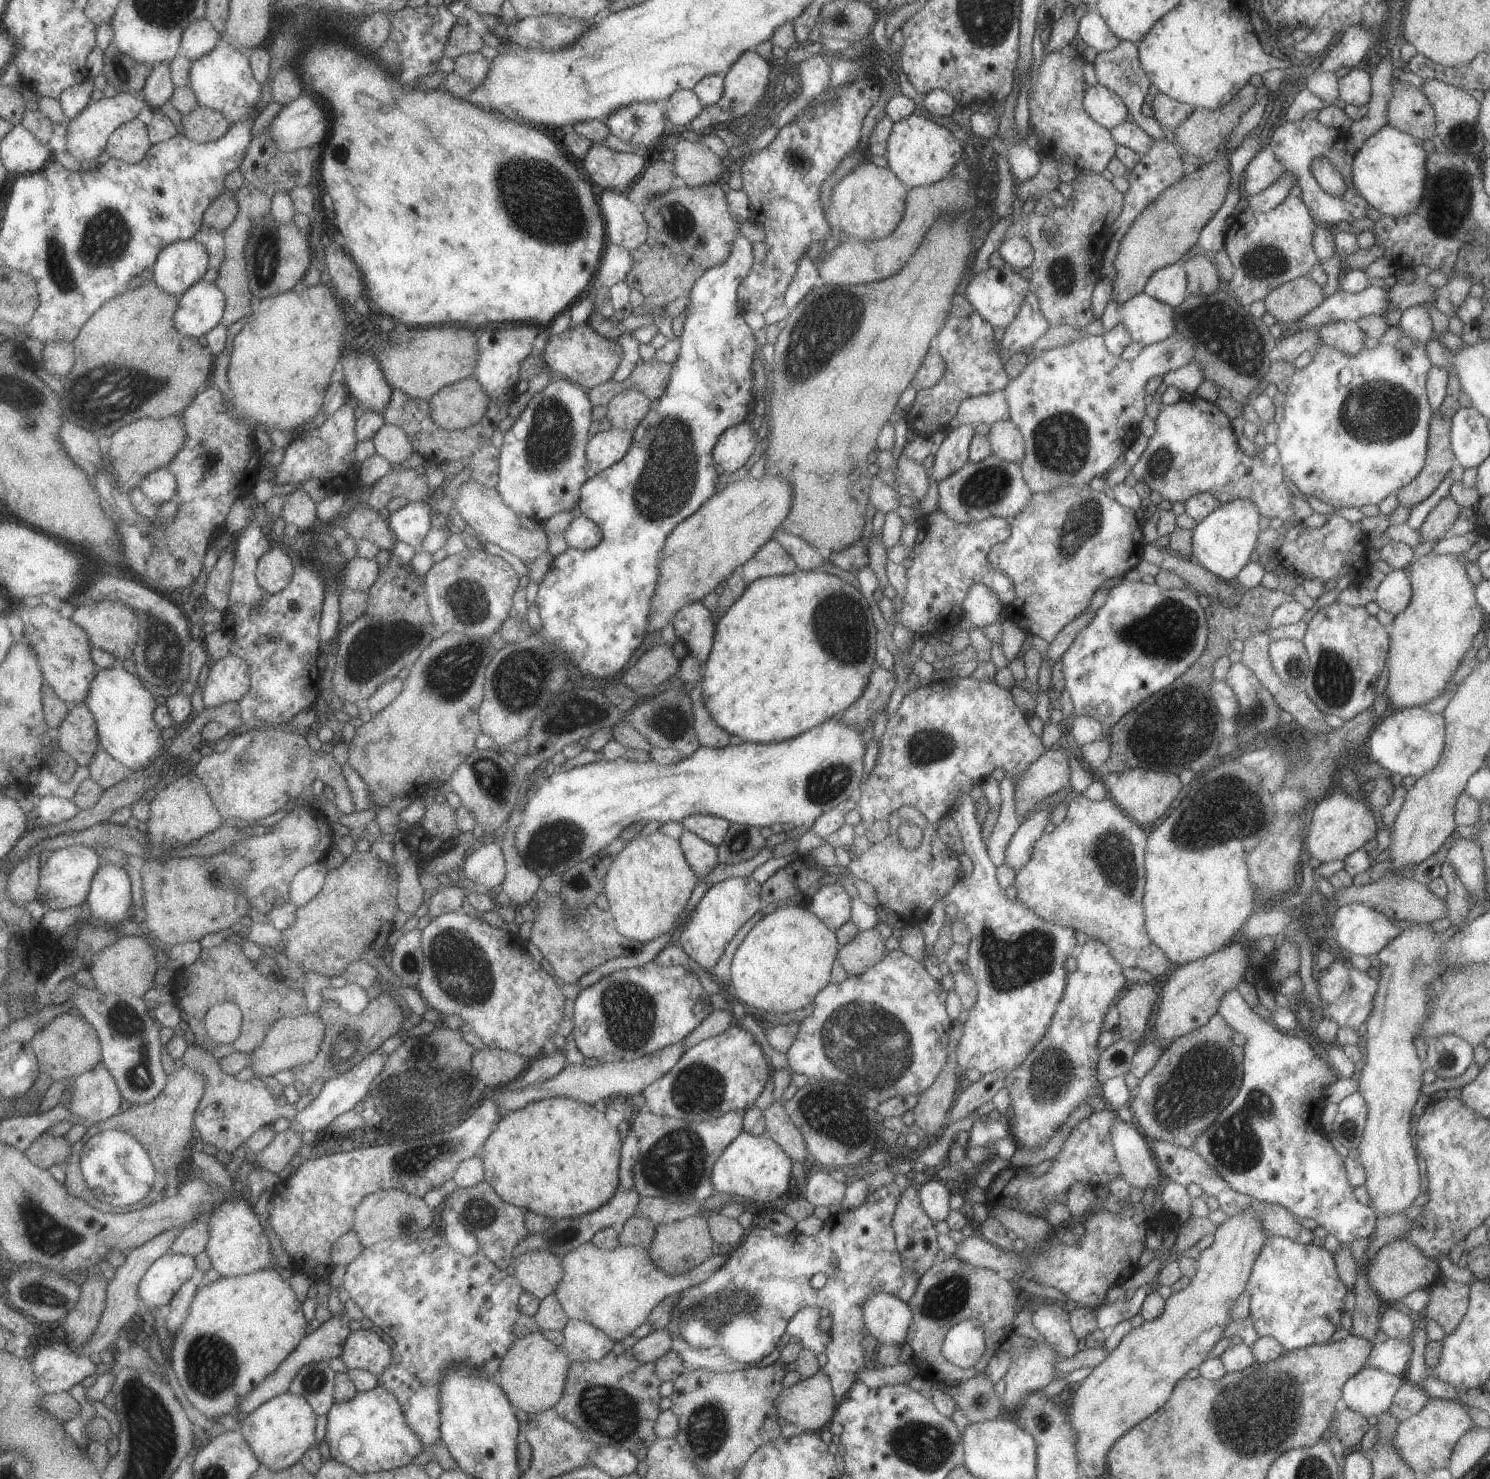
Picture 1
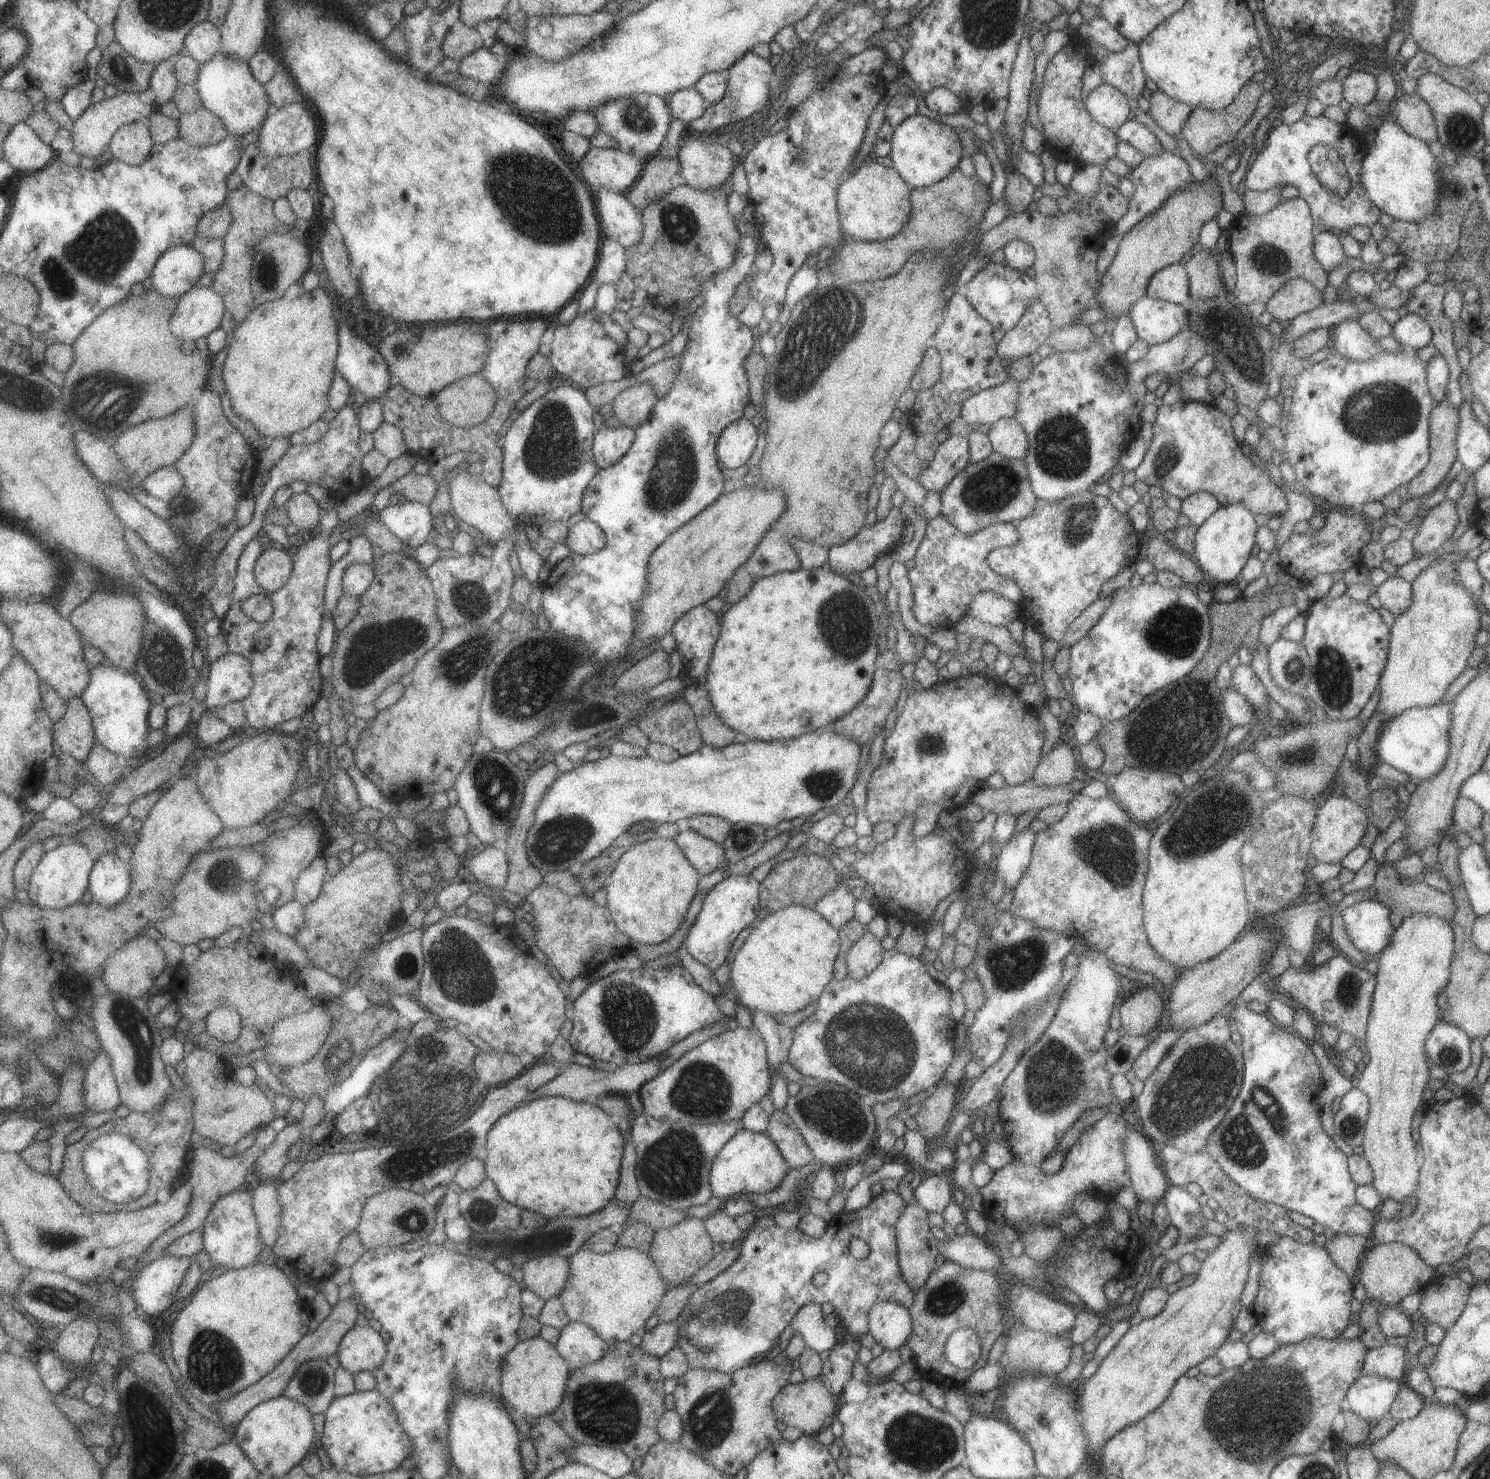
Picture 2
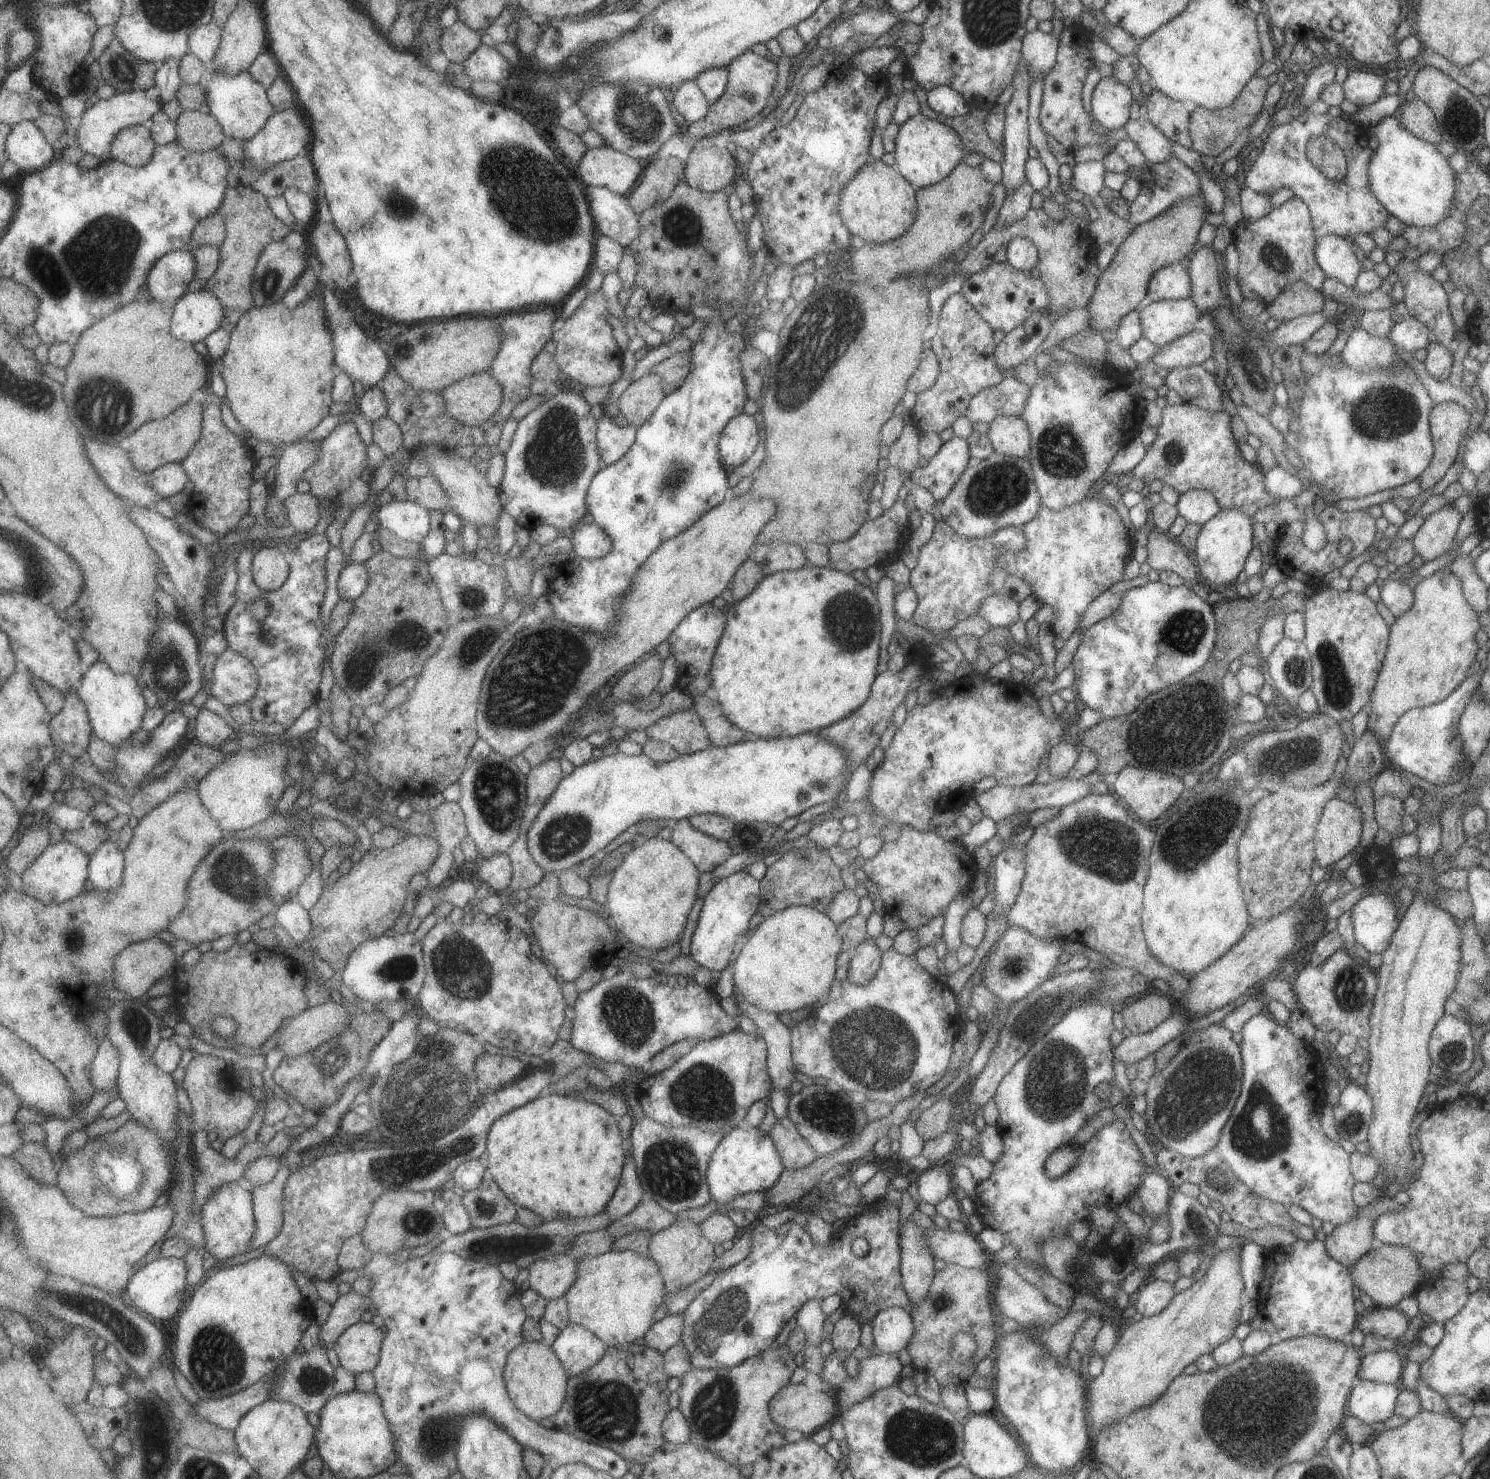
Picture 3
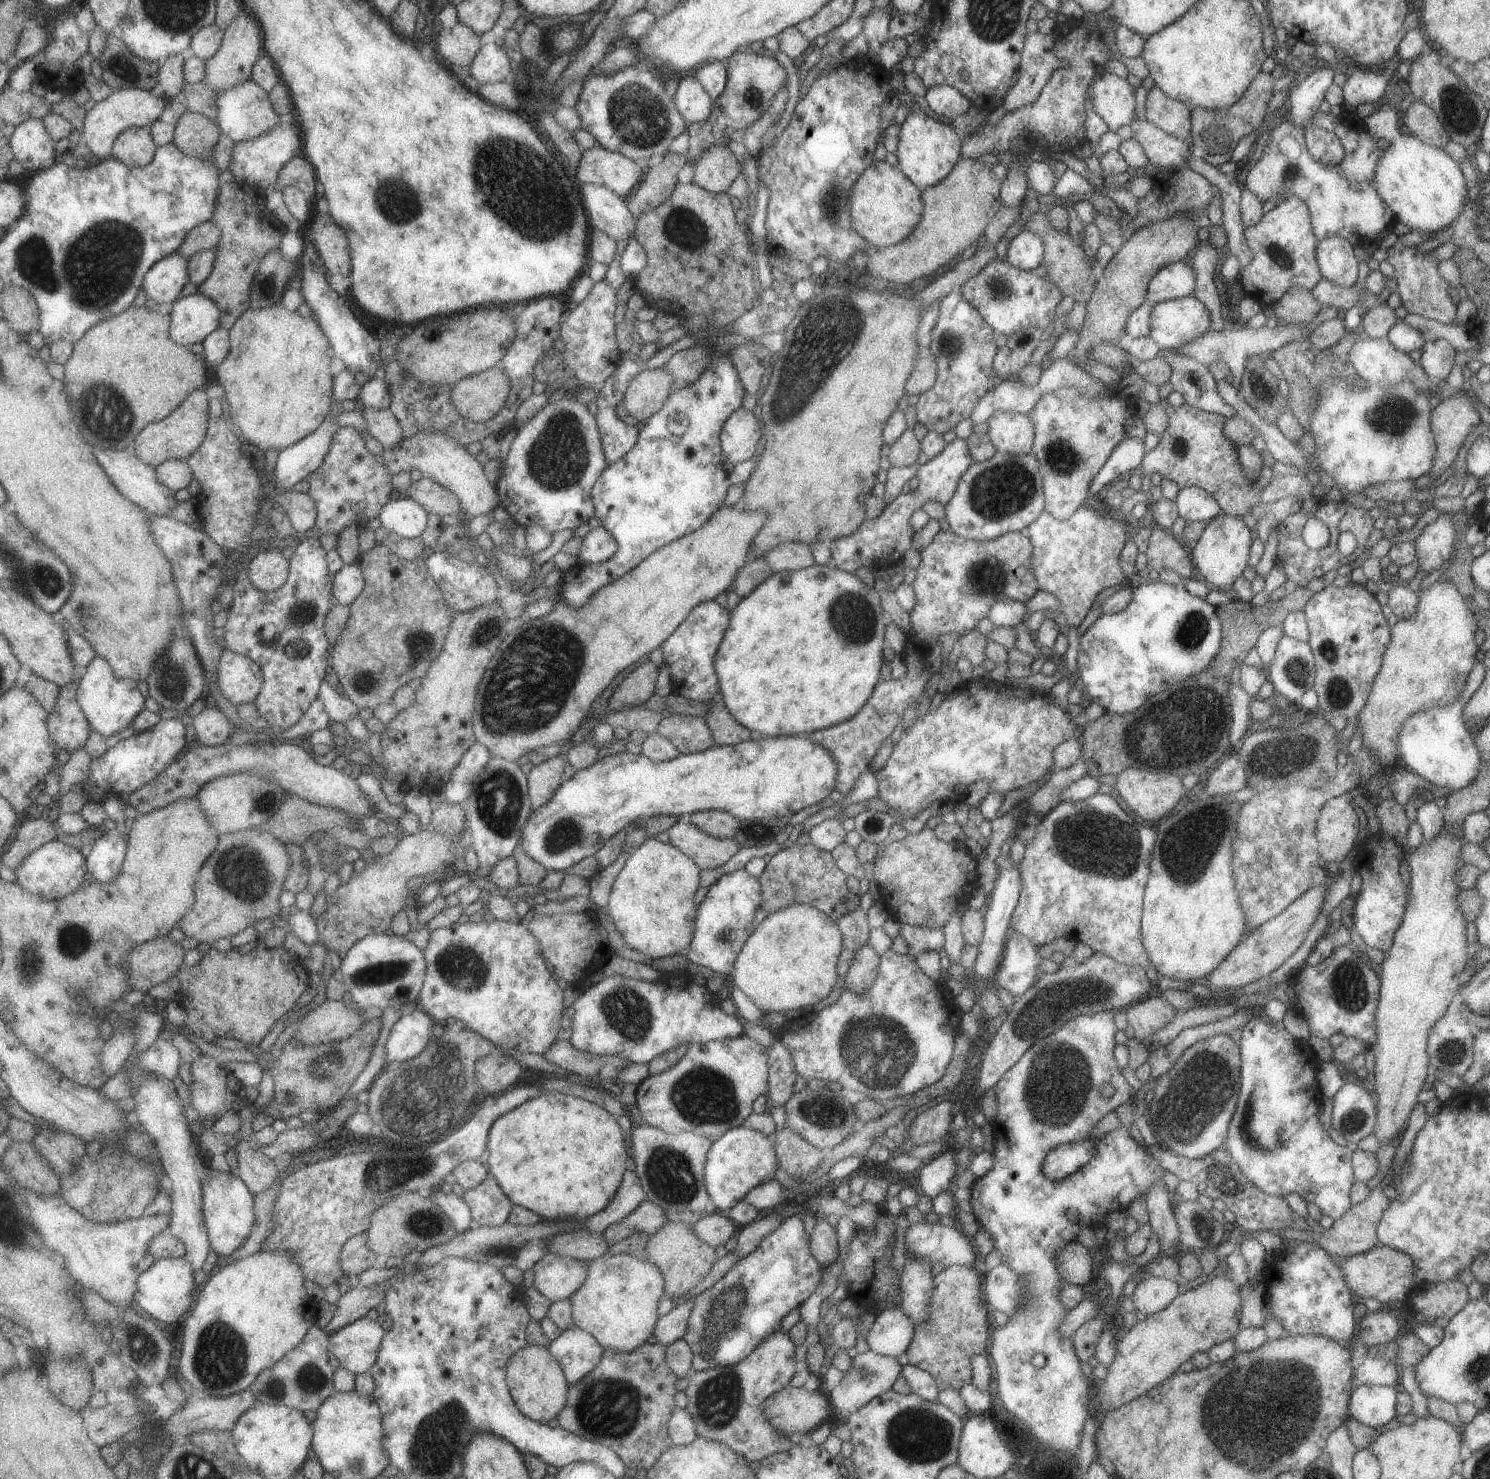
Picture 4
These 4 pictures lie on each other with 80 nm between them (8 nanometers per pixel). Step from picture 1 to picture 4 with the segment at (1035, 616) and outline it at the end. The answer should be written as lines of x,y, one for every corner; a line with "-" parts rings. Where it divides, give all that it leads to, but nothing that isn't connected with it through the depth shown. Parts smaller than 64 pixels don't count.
1080,505
1067,520
1057,520
1044,510
1025,530
1032,544
1030,563
1039,590
1055,595
1066,623
1074,627
1085,618
1101,590
1126,584
1119,567
1119,552
1126,542
1124,520
1107,510
1105,513
1101,516

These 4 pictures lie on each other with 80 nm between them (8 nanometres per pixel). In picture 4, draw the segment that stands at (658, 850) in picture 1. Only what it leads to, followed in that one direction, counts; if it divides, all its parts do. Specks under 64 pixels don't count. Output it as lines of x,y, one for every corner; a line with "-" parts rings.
647,838
630,855
613,881
606,910
624,944
650,959
660,959
681,952
690,945
696,908
693,903
699,886
698,866
671,843

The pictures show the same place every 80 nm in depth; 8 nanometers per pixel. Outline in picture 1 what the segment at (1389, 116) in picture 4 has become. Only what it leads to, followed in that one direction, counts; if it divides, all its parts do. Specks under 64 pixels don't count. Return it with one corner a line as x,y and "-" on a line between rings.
1385,124
1375,134
1367,136
1351,160
1351,183
1365,204
1381,215
1411,214
1423,196
1425,186
1425,150
1422,142
1405,132

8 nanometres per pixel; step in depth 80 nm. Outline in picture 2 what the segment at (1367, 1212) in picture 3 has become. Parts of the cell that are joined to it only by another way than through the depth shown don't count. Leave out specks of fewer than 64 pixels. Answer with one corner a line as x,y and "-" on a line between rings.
1339,1233
1323,1246
1331,1260
1347,1273
1351,1282
1356,1282
1358,1267
1363,1254
1372,1244
1370,1236

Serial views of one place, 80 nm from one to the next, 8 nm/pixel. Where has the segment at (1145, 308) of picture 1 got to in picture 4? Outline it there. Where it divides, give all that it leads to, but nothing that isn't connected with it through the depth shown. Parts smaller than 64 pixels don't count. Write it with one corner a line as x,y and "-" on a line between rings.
1195,295
1152,306
1149,336
1162,349
1178,349
1210,328
1210,316

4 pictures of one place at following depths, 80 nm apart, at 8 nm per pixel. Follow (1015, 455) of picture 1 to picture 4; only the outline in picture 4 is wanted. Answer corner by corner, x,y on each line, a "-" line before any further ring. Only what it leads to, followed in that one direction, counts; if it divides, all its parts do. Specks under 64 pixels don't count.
995,411
987,422
986,435
997,452
1008,455
1032,452
1034,424
1029,414

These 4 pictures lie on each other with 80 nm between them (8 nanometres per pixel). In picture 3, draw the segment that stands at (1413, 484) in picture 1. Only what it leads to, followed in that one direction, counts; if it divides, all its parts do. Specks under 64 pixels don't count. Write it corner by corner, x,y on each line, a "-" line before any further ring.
1451,401
1432,405
1428,425
1433,452
1427,468
1417,478
1422,490
1433,487
1454,462
1459,442
1468,433
1469,417
1469,411

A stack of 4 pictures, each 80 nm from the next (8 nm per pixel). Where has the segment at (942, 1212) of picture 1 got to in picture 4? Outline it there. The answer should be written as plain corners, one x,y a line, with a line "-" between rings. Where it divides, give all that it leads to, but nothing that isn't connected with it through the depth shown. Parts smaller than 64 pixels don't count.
955,1150
939,1153
924,1162
919,1170
919,1186
922,1194
932,1199
936,1194
947,1190
949,1183
957,1175

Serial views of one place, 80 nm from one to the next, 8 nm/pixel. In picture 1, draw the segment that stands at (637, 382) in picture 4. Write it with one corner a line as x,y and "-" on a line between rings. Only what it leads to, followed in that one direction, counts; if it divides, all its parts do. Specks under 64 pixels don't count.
627,389
607,402
605,417
611,429
633,432
645,417
649,404
650,401
643,392

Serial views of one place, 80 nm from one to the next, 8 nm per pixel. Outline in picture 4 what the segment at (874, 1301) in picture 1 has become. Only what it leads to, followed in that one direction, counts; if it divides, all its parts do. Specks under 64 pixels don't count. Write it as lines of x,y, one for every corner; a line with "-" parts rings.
899,1307
881,1311
866,1330
868,1349
878,1355
896,1358
906,1352
914,1327

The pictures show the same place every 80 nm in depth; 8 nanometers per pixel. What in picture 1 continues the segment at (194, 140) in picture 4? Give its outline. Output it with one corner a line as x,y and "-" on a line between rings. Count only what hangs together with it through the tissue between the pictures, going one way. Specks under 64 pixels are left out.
200,106
182,118
181,132
199,143
211,143
224,138
232,123
223,112

